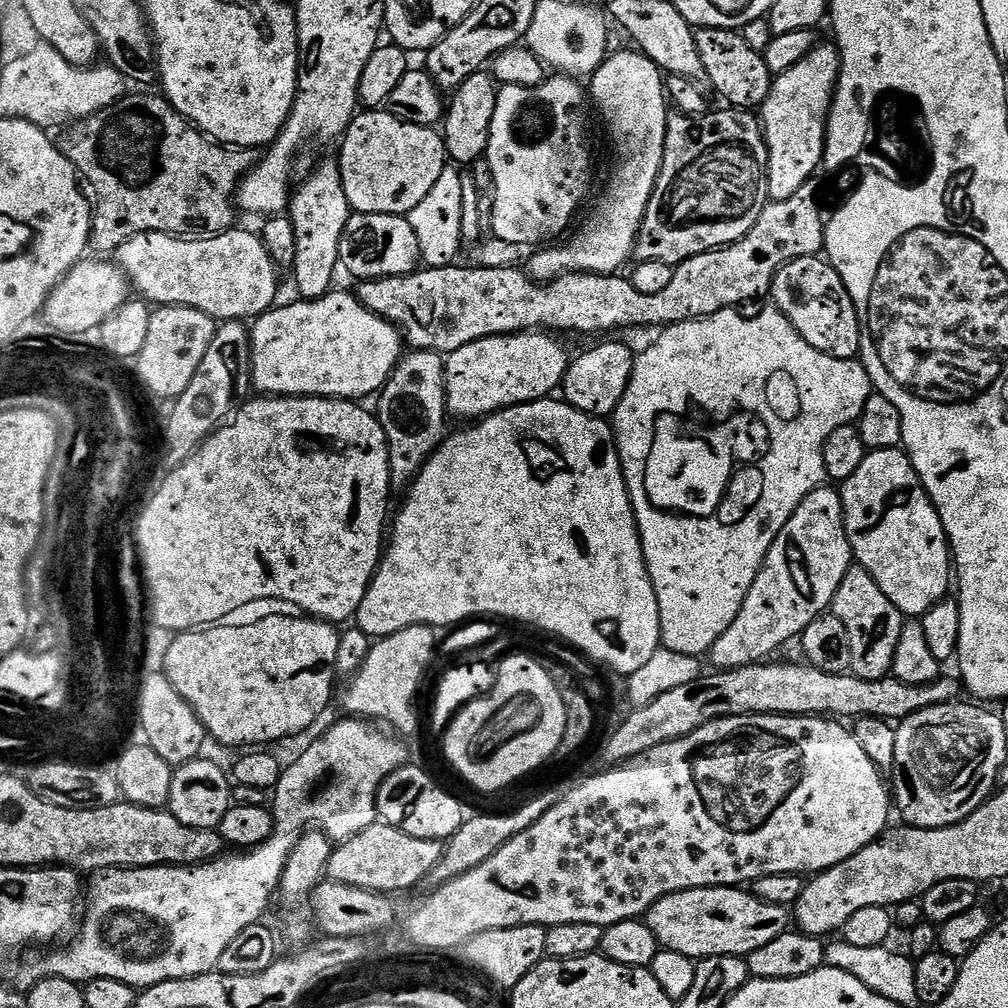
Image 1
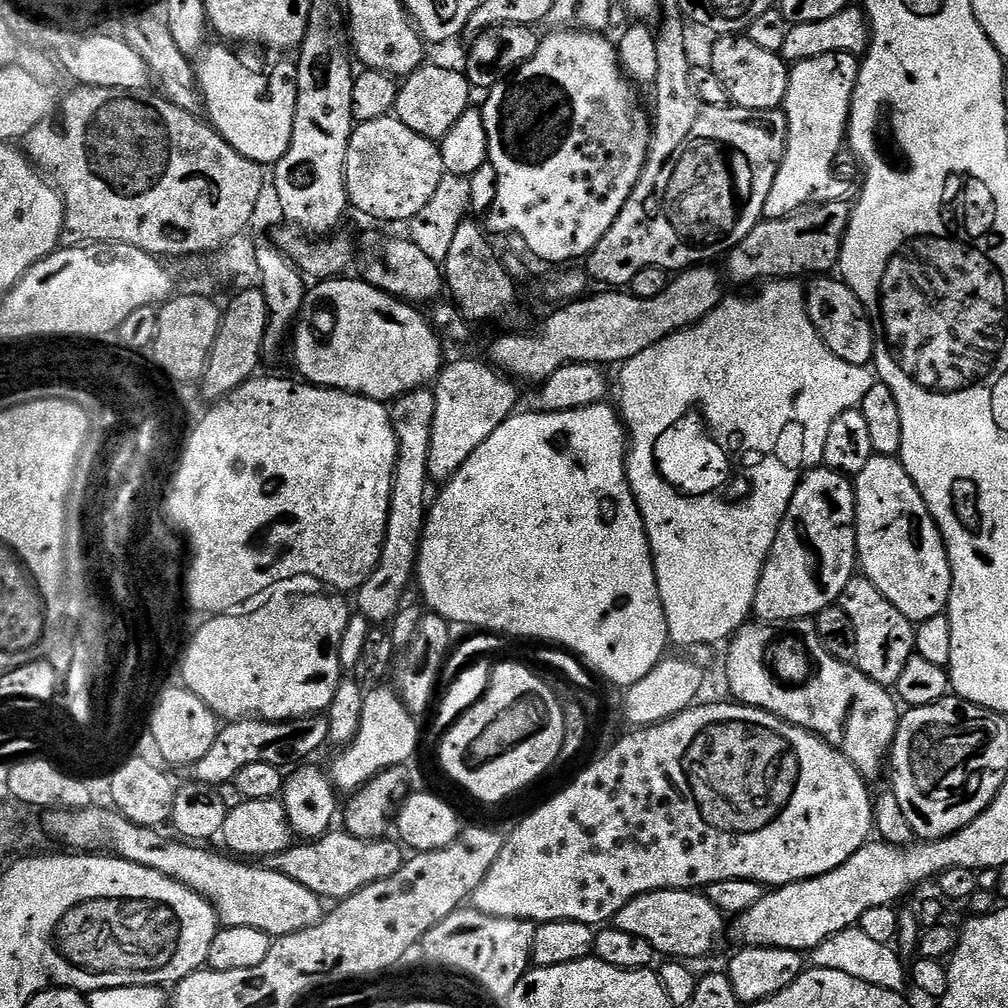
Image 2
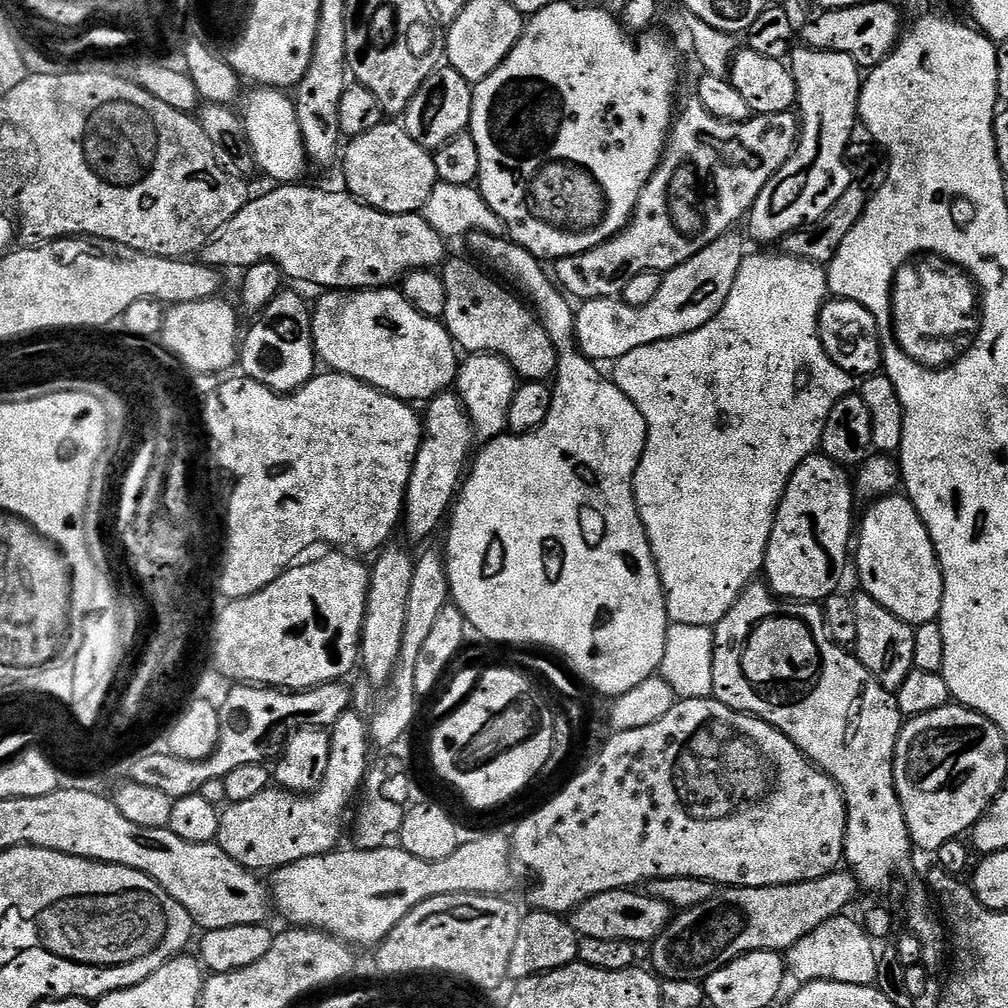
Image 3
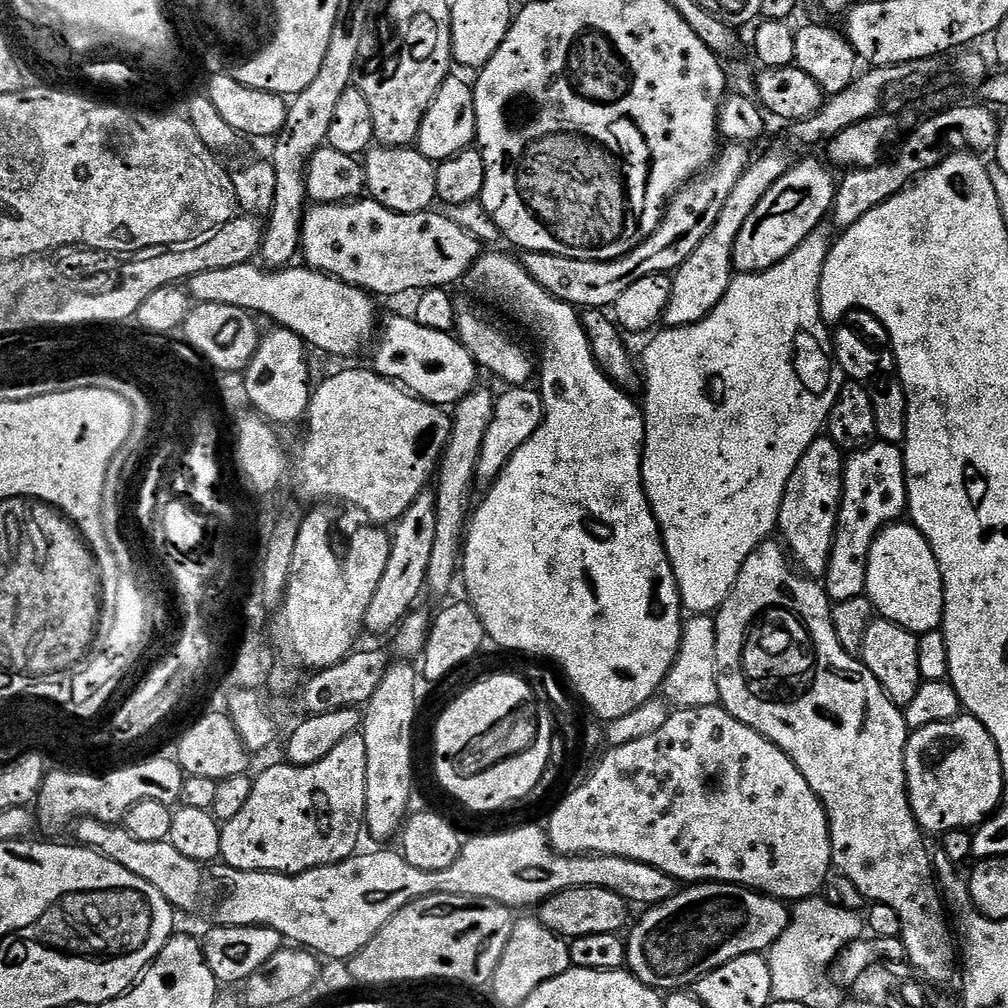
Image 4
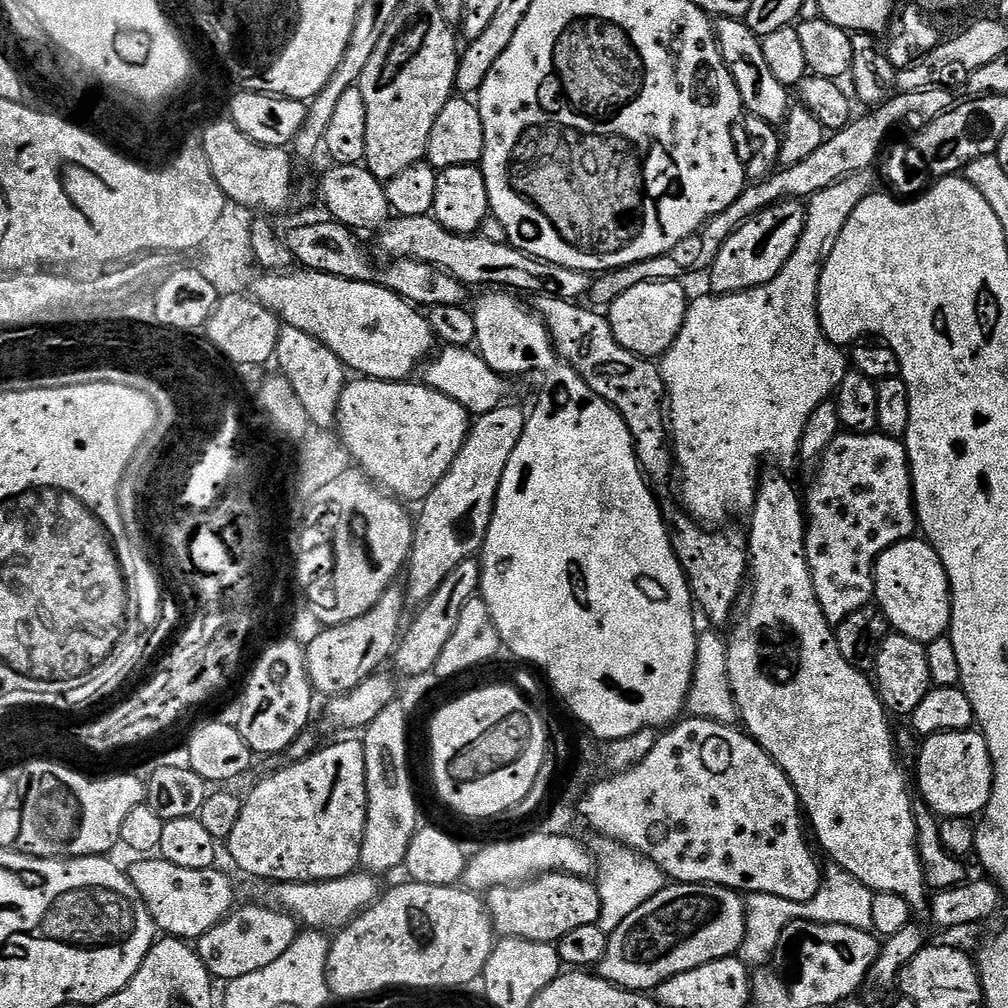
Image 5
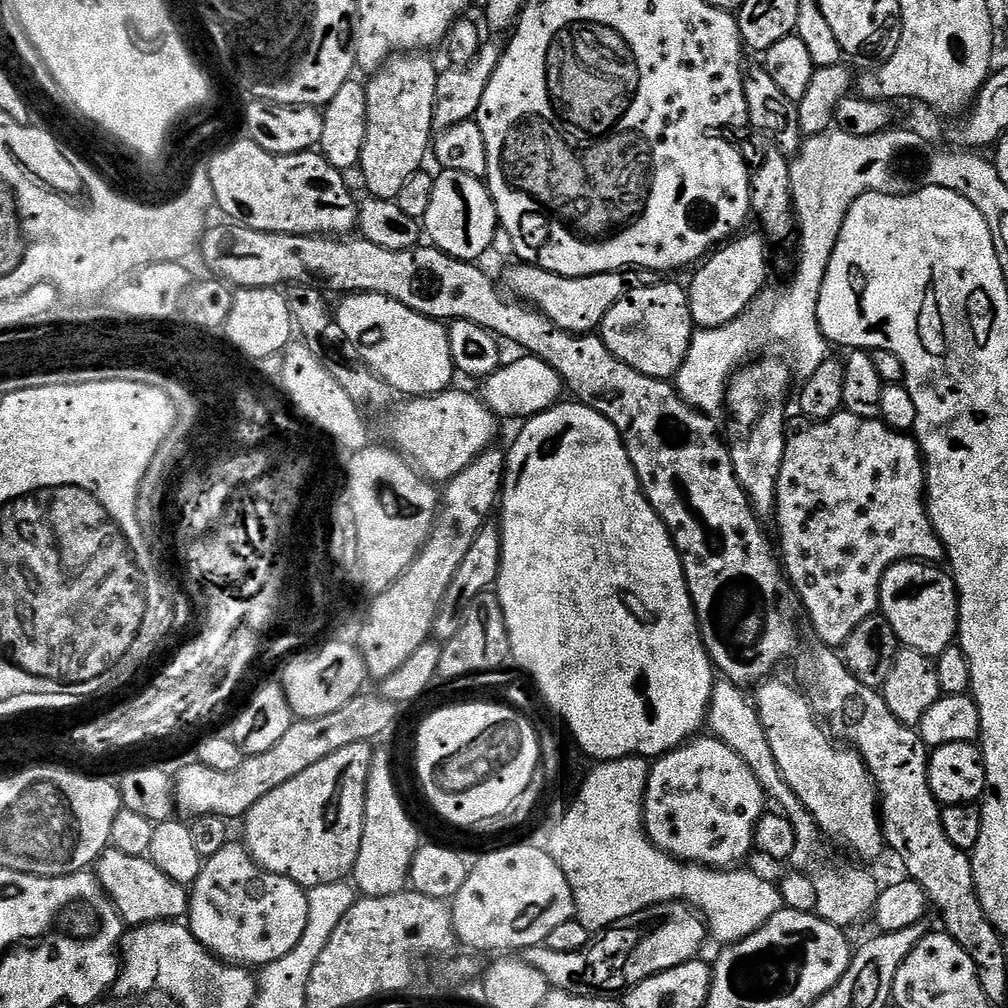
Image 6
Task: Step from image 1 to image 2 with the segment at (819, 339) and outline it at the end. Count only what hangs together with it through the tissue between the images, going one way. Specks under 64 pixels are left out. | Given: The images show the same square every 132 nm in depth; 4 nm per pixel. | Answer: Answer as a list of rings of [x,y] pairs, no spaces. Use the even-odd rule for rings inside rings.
[[[816,278],[812,285],[806,288],[806,307],[808,317],[812,325],[816,327],[816,334],[822,338],[822,342],[842,362],[850,362],[854,368],[863,368],[871,365],[874,360],[876,343],[872,337],[872,323],[868,321],[868,312],[862,306],[862,302],[854,294],[854,290],[844,283],[843,279],[828,280],[832,278]]]

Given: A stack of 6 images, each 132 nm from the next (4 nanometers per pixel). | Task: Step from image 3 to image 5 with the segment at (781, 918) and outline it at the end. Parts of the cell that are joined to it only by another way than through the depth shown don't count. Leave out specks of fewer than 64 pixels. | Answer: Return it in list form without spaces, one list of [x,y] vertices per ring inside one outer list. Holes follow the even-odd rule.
[[[669,883],[661,892],[654,894],[650,902],[642,902],[642,906],[638,906],[638,910],[618,926],[618,930],[610,933],[608,953],[598,966],[600,979],[627,992],[648,994],[666,982],[666,978],[674,978],[674,974],[686,974],[686,970],[694,970],[694,966],[706,966],[706,962],[737,955],[746,934],[745,903],[741,893],[717,884]]]

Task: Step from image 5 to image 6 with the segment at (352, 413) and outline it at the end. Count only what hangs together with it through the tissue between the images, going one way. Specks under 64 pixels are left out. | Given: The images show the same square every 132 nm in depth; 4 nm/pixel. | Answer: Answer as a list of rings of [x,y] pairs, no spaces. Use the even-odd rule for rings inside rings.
[[[456,391],[405,399],[400,402],[404,404],[395,405],[396,413],[388,422],[391,447],[433,482],[453,480],[470,466],[470,462],[497,443],[497,416],[484,405],[479,395]]]

